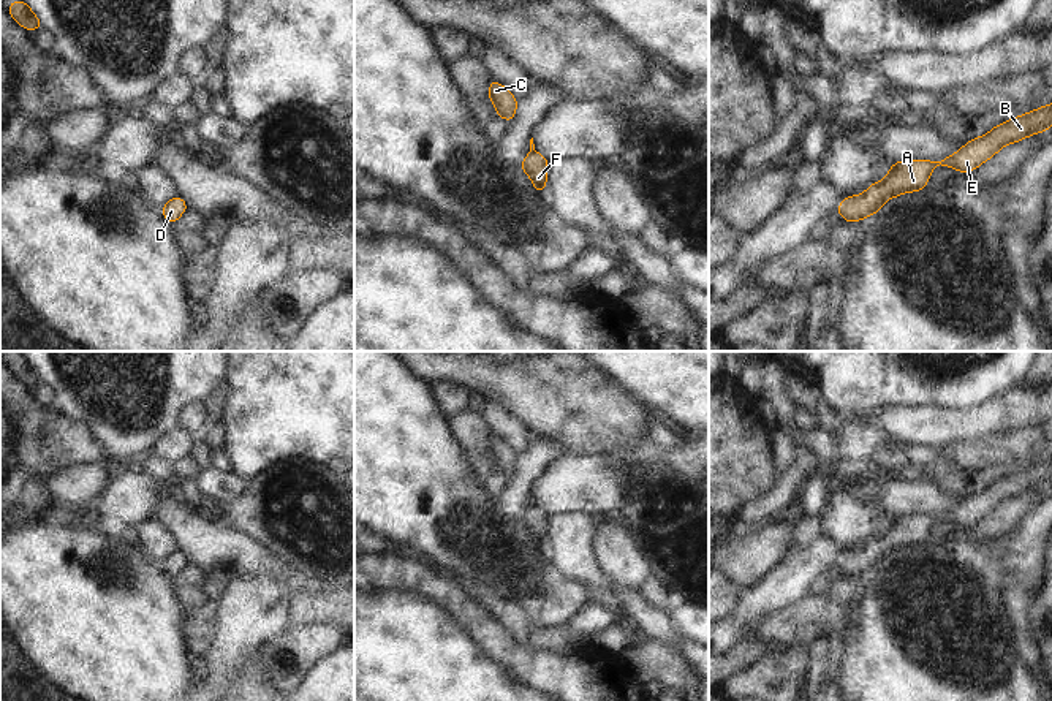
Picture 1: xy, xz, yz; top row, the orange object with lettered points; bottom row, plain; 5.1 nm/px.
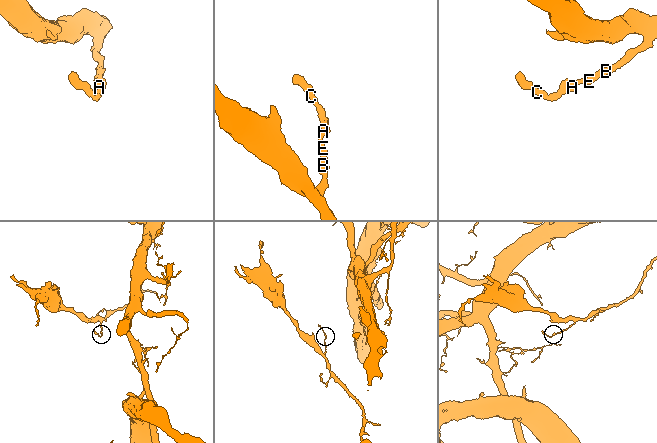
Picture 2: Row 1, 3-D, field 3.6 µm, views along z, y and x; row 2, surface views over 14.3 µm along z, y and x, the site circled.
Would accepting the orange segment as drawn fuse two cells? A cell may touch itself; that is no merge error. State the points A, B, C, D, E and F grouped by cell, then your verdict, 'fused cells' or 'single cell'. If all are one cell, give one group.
A B C D E F; single cell

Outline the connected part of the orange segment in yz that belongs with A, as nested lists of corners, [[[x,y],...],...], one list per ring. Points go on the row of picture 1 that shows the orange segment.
[[[1052,104],[992,128],[986,136],[974,138],[959,152],[944,160],[895,161],[883,180],[870,185],[864,195],[843,198],[835,212],[850,223],[867,218],[870,214],[880,212],[881,206],[889,198],[922,190],[935,166],[951,166],[960,172],[971,172],[974,168],[993,157],[1003,146],[1017,142],[1027,136],[1036,135],[1038,131],[1047,131],[1050,127]]]

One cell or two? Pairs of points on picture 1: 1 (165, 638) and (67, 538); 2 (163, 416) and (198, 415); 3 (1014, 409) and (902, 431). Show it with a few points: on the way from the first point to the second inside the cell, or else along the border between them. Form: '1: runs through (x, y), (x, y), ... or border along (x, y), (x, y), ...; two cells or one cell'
1: runs through (133, 633), (70, 570); one cell
2: border along (201, 399), (193, 399), (182, 410), (177, 423); two cells
3: runs through (986, 420), (959, 426), (930, 426); one cell

